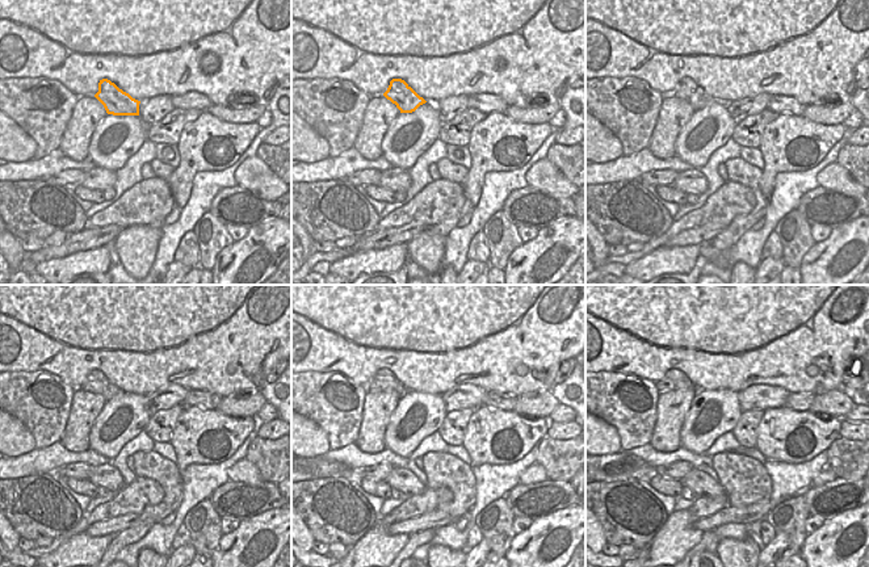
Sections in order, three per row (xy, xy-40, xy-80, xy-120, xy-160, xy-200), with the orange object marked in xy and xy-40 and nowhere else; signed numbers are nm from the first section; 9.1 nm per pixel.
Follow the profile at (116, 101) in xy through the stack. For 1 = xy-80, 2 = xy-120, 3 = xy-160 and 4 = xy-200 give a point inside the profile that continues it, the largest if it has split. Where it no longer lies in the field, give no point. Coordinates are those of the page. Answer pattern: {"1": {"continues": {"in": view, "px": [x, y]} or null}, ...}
{"1": {"continues": {"in": "xy-80", "px": [688, 89]}}, "2": {"continues": {"in": "xy-120", "px": [96, 382]}}, "3": {"continues": {"in": "xy-160", "px": [385, 379]}}, "4": {"continues": {"in": "xy-200", "px": [672, 379]}}}

